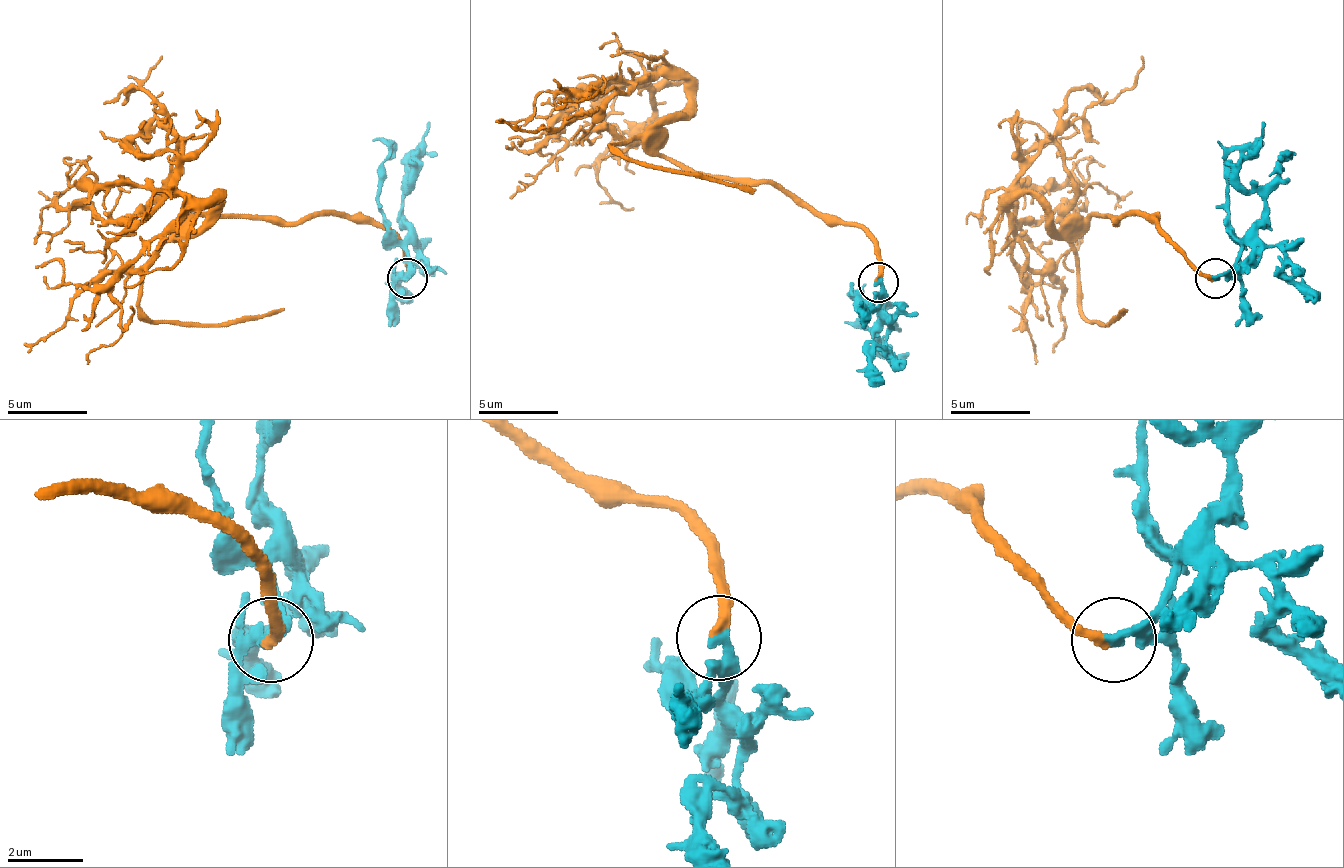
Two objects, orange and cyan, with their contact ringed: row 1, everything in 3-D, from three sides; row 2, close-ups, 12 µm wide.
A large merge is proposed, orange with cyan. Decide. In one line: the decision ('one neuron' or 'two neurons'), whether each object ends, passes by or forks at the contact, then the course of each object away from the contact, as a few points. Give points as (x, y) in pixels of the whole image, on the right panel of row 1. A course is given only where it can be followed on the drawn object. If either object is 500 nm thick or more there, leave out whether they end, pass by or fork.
one neuron; orange ends there; cyan passes by; orange runs (1214, 279), (1146, 215), (1086, 215), (1058, 231), (1034, 198), (1006, 198), (1074, 90), (1114, 98), (1142, 54); cyan runs (1214, 279), (1234, 263), (1262, 215), (1262, 198), (1238, 178), (1238, 162), (1266, 122)

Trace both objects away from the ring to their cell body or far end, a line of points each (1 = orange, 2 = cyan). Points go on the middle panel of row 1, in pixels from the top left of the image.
1: (877, 281), (857, 225), (684, 172), (664, 152), (684, 80), (660, 72), (596, 168), (632, 208)
2: (877, 281), (881, 301), (873, 329), (885, 305), (901, 333)

